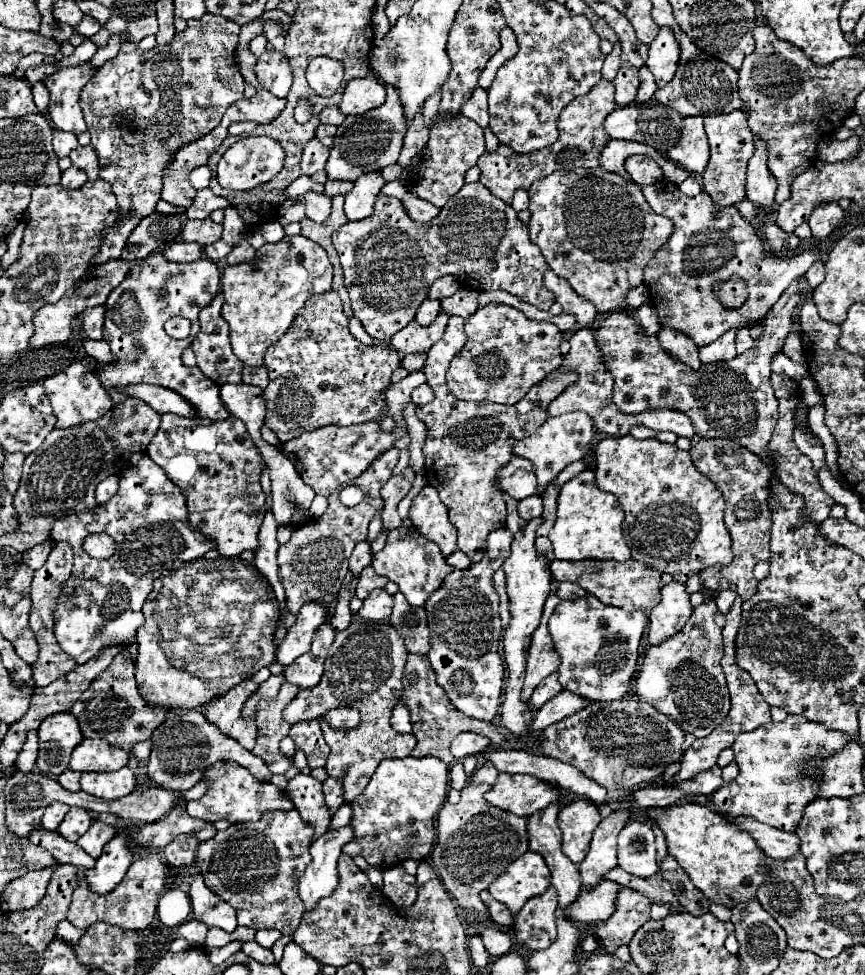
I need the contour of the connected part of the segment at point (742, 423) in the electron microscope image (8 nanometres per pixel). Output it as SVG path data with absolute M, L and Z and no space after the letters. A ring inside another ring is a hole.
M801 278L797 282L791 282L791 286L771 308L763 322L765 332L751 350L735 356L731 362L701 364L699 370L689 368L687 364L665 352L659 338L647 336L643 326L627 312L609 312L593 332L595 342L599 344L599 350L603 354L603 364L615 382L615 406L623 414L639 414L657 408L679 410L691 418L693 428L699 436L723 440L729 438L737 444L743 444L747 450L761 454L767 464L771 464L771 456L767 456L767 440L771 440L771 432L779 420L779 410L769 382L769 364L773 354L783 348L789 334L793 310L801 300L799 282Z

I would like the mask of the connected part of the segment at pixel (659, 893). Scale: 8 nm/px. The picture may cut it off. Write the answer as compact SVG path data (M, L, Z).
M613 868L607 874L607 880L613 880L621 886L637 890L637 892L645 894L655 904L667 904L671 908L671 912L681 912L683 910L683 906L679 904L679 900L675 898L675 894L671 890L671 884L667 884L659 874L655 874L651 878L637 878L637 876L631 876L631 874L623 872L621 868Z

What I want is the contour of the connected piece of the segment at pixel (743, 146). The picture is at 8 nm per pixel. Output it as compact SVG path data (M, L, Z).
M741 110L717 116L705 116L705 132L711 146L711 160L707 164L707 172L701 178L703 190L713 198L715 206L731 206L745 200L745 178L747 178L747 162L755 152L753 134L747 126L747 120Z

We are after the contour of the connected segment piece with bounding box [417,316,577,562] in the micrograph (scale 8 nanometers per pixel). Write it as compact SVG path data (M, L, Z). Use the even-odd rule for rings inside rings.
M451 316L443 338L431 346L425 362L427 384L435 392L435 400L417 406L417 418L427 426L425 442L425 474L427 480L439 490L441 502L449 508L449 520L457 528L457 546L463 550L471 562L479 562L485 548L485 538L491 530L503 528L507 516L507 506L503 492L497 488L499 470L513 458L513 444L533 434L547 418L547 404L557 398L571 382L577 380L575 372L555 372L541 384L535 384L529 394L525 394L513 406L501 406L495 402L467 402L449 394L445 386L445 372L451 358L463 348L467 336L463 332L463 318Z

